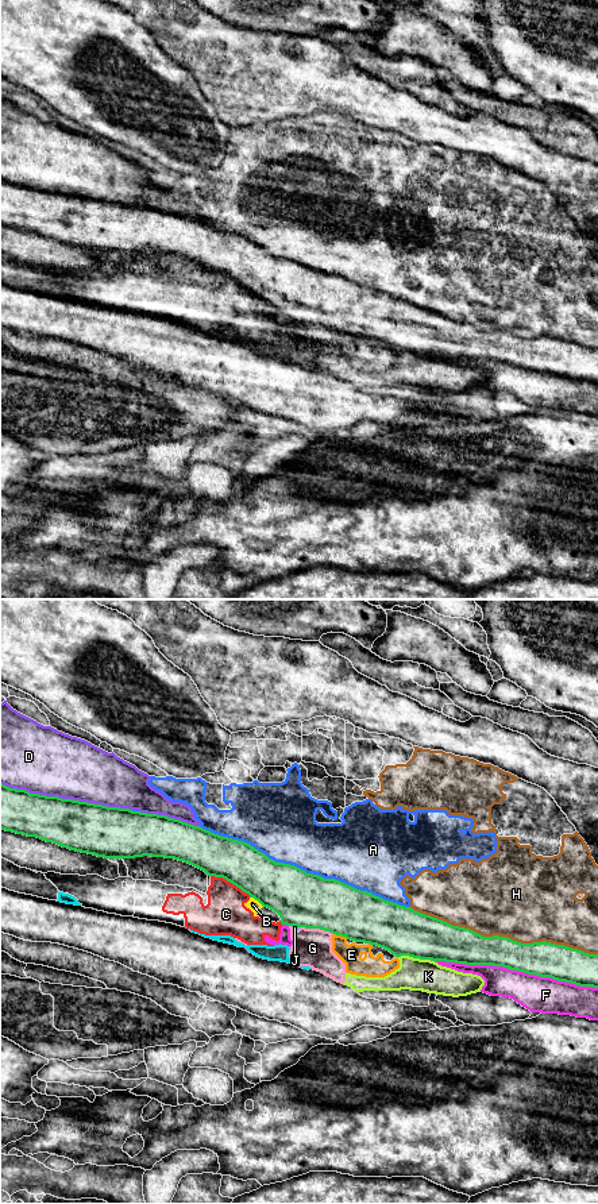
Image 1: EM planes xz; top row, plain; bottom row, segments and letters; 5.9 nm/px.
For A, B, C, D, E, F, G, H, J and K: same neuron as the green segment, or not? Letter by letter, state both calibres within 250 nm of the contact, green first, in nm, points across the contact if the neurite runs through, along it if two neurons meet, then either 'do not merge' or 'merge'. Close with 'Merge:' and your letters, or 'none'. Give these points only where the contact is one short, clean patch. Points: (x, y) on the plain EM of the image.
A: 320/360 nm | do not merge
B: 320/70 nm | along xz (250, 292), (263, 301) | do not merge
C: 280/260 nm | do not merge
D: 300/380 nm | do not merge
E: 320/130 nm | along xz (334, 328), (347, 334) | do not merge
F: 200/220 nm | do not merge
G: 320/220 nm | along xz (300, 321), (328, 325), (332, 330) | do not merge
H: 200/500 nm | do not merge
J: 320/30 nm | along xz (292, 320), (298, 323) | do not merge
K: 280/190 nm | do not merge
Merge: none

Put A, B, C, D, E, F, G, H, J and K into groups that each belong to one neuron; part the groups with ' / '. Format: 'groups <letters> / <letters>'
groups A H / B C F / D / E G J K

